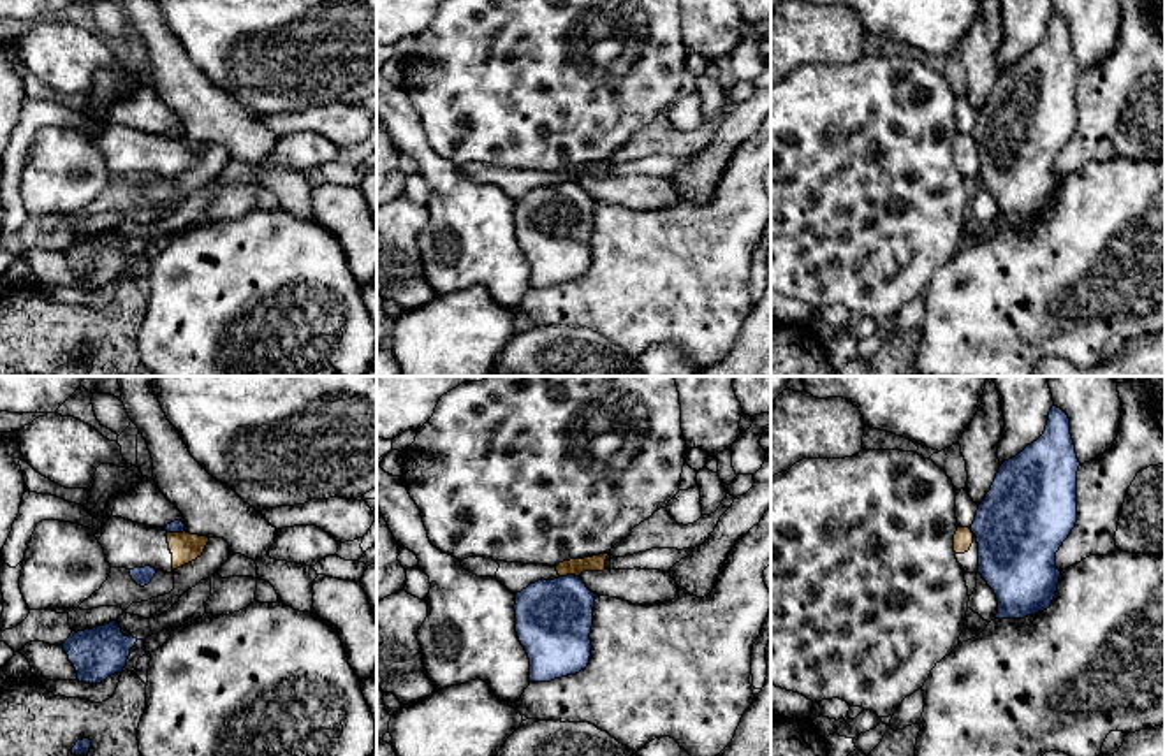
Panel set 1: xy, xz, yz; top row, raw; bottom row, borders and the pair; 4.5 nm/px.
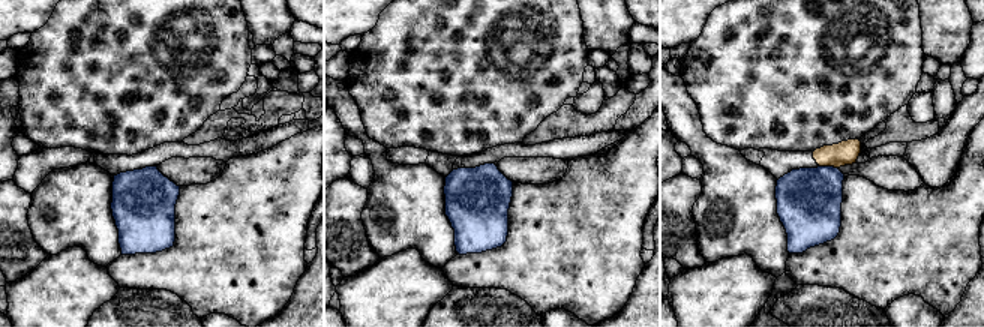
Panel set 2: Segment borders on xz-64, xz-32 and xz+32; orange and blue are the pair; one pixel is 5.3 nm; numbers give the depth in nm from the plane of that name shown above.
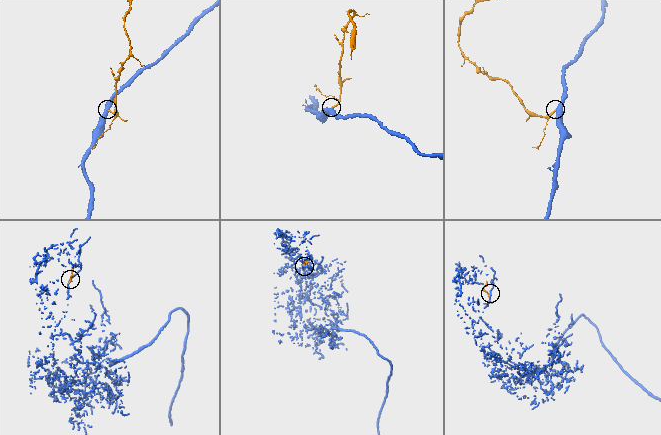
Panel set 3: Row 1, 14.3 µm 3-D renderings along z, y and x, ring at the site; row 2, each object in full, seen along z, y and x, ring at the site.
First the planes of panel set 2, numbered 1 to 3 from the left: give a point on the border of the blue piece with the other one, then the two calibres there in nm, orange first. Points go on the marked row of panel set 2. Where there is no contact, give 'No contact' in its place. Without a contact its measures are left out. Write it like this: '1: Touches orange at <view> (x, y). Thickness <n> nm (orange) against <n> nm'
1: No contact
2: No contact
3: Touches orange at xz+32 (828, 165). Thickness 130 nm (orange) against 360 nm

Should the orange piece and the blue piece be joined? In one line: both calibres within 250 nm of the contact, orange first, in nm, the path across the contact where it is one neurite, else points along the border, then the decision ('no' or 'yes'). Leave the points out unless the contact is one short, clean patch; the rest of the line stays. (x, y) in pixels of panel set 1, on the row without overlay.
calibres 80 and 360 nm; border xz (578, 181), (560, 183); no

